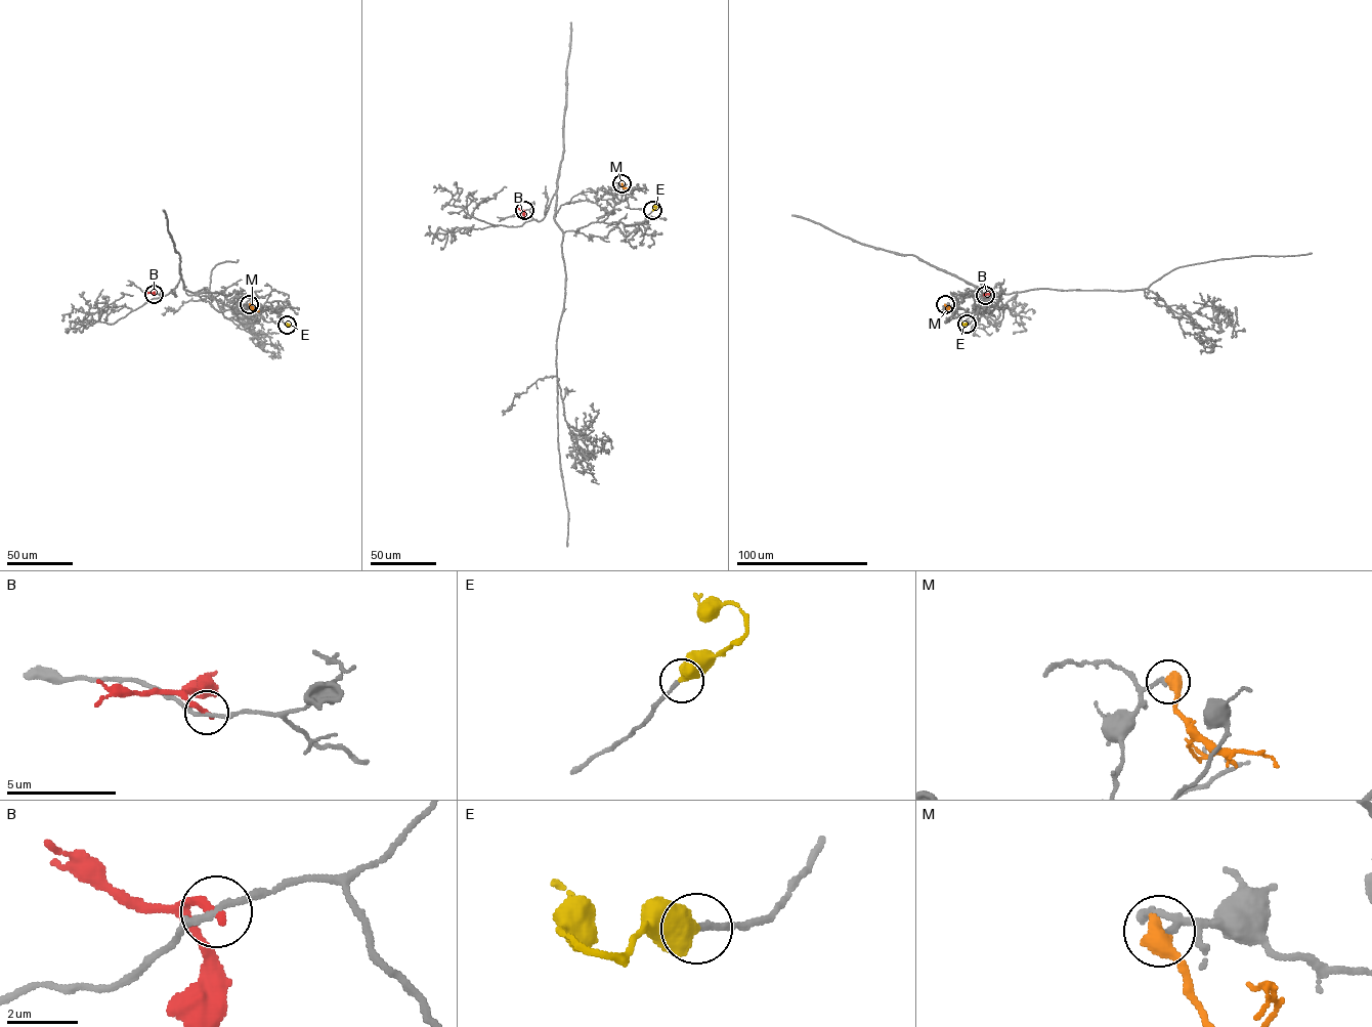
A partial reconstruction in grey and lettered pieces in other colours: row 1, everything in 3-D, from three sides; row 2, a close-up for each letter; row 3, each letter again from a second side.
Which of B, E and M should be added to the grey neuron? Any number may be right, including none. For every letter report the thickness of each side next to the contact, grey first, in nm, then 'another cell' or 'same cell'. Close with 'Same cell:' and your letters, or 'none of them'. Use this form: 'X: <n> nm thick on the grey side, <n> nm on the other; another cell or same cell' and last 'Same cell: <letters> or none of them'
B: 160 nm thick on the grey side, 280 nm on the other; another cell
E: 180 nm thick on the grey side, 650 nm on the other; same cell
M: 190 nm thick on the grey side, 550 nm on the other; another cell
Same cell: E

